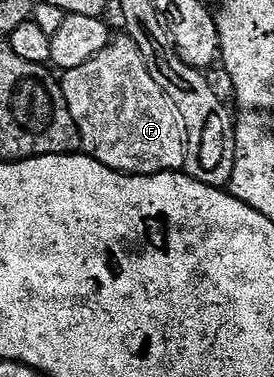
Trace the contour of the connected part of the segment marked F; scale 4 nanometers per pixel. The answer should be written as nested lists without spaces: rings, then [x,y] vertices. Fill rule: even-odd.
[[[120,33],[117,39],[115,36],[109,42],[106,50],[90,57],[86,65],[63,72],[60,87],[64,91],[70,117],[74,117],[74,125],[78,125],[83,154],[127,175],[157,175],[183,168],[188,148],[188,139],[184,135],[184,115],[180,107],[174,105],[166,93],[162,93],[158,81],[150,77],[150,69],[131,35]]]

